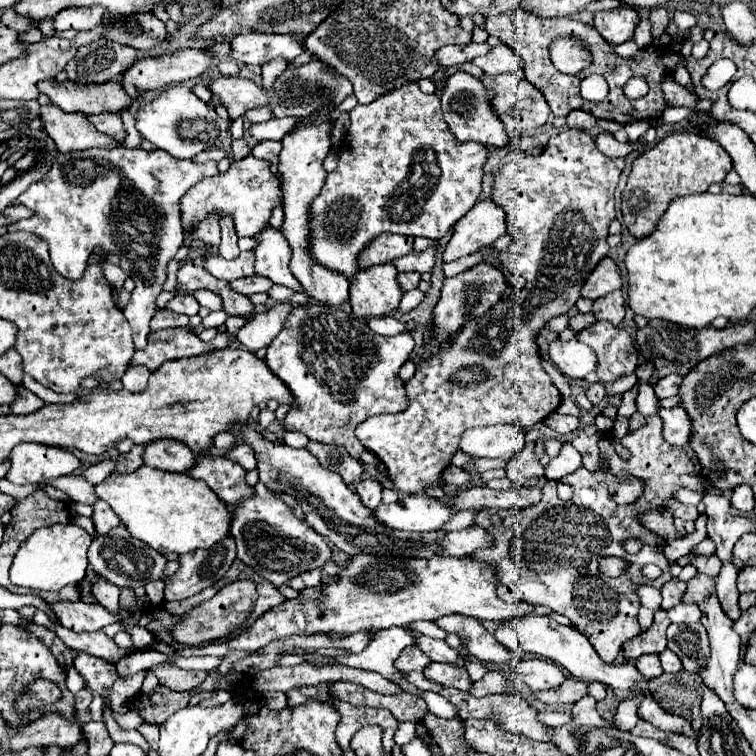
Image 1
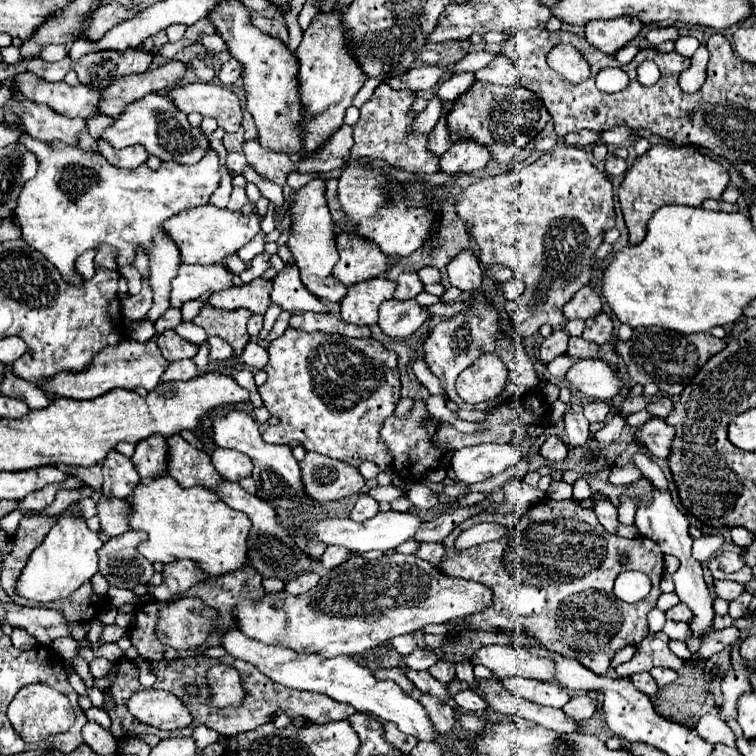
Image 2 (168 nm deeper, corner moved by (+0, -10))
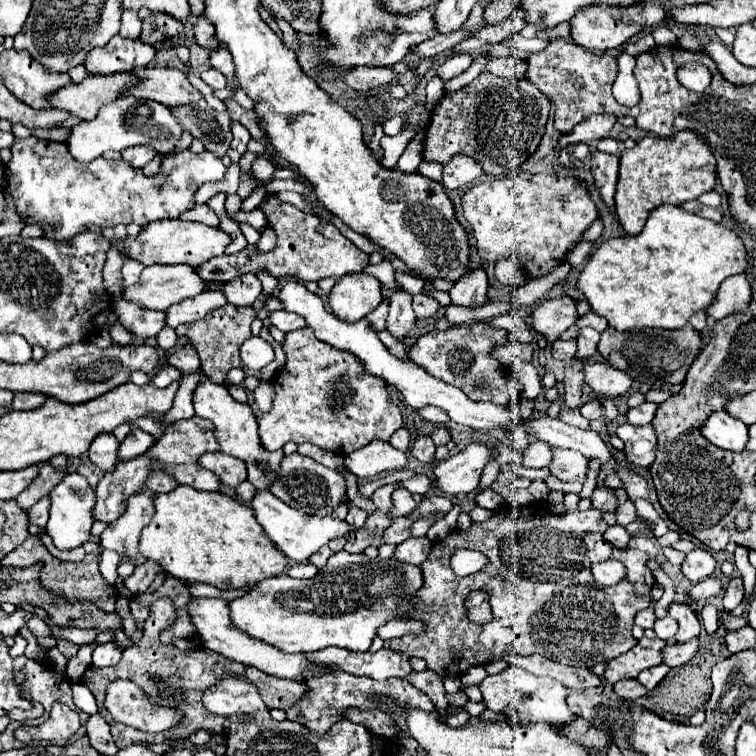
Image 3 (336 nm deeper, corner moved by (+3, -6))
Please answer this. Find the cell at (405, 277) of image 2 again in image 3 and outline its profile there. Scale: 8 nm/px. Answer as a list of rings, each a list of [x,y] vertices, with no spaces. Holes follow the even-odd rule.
[[[393,292],[389,300],[389,318],[387,330],[393,338],[405,340],[409,332],[415,328],[415,312],[411,308],[411,294],[407,292]]]

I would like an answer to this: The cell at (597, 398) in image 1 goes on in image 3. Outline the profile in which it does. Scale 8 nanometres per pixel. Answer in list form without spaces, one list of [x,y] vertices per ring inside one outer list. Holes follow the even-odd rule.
[[[591,400],[591,402],[583,404],[579,410],[581,410],[583,418],[587,418],[589,422],[593,422],[593,420],[599,420],[599,418],[603,416],[603,406],[599,404],[599,400]]]

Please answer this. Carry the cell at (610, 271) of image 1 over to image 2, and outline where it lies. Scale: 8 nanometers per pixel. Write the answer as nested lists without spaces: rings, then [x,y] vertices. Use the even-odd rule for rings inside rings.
[[[584,286],[576,292],[576,296],[570,300],[568,306],[564,306],[564,314],[568,320],[572,318],[592,318],[602,312],[602,296],[592,288]]]

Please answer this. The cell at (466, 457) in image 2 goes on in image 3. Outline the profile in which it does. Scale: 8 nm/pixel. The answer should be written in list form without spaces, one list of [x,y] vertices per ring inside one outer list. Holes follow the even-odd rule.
[[[473,442],[463,452],[437,462],[433,468],[435,486],[449,496],[469,494],[477,488],[485,464],[491,460],[489,444]]]

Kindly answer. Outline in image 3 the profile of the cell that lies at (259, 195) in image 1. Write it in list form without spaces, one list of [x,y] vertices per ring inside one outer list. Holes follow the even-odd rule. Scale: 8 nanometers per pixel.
[[[159,220],[147,224],[137,236],[127,236],[123,240],[113,240],[115,248],[131,260],[141,262],[143,266],[151,264],[189,264],[199,266],[213,256],[221,256],[229,246],[231,236],[221,228],[211,228],[201,222],[183,222],[183,220]]]

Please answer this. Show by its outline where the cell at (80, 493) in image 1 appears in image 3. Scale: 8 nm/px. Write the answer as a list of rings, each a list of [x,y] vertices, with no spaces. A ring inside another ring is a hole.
[[[113,432],[99,434],[89,448],[91,462],[99,466],[103,472],[113,472],[117,464],[117,448],[119,448],[119,442],[115,440]]]

